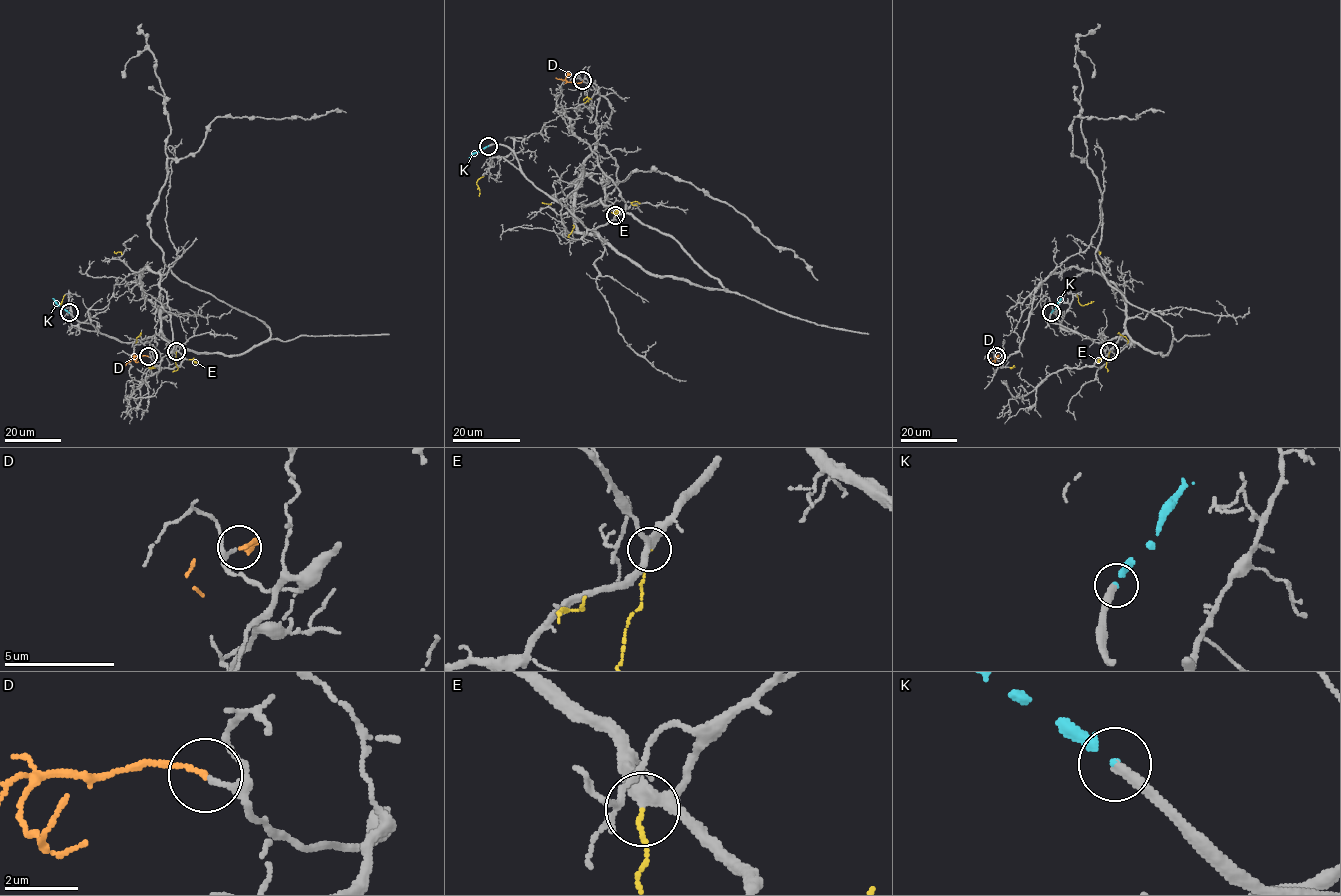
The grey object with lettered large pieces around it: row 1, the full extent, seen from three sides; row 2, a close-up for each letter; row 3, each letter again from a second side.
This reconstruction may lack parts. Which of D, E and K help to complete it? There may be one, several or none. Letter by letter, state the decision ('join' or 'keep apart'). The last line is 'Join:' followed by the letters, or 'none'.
D: join
E: keep apart
K: join
Join: D, K

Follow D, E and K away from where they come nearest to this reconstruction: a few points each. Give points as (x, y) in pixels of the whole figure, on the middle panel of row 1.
D: (582, 81), (577, 83), (555, 77)
E: (615, 215), (574, 228), (480, 193), (477, 182), (483, 176), (542, 202), (551, 203)
K: (488, 146), (468, 157)

